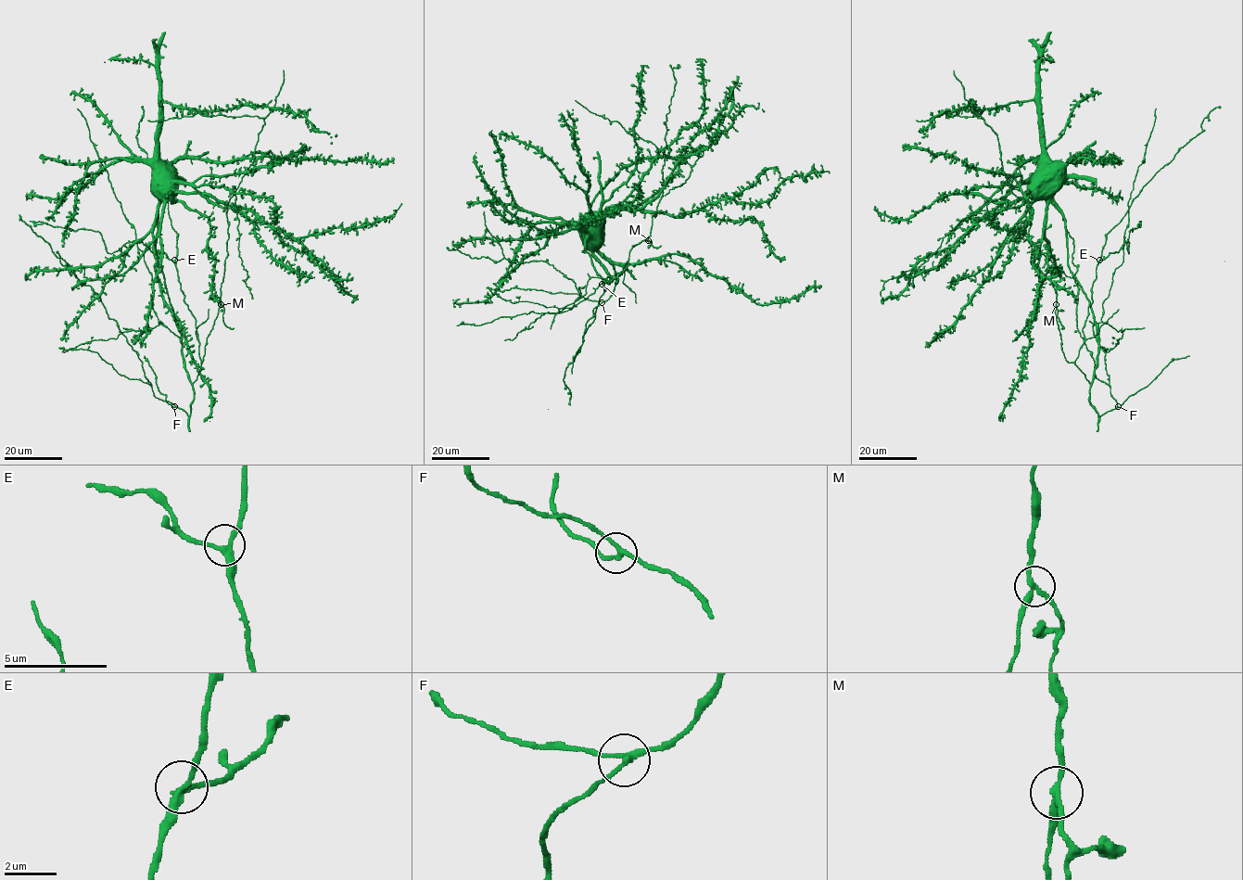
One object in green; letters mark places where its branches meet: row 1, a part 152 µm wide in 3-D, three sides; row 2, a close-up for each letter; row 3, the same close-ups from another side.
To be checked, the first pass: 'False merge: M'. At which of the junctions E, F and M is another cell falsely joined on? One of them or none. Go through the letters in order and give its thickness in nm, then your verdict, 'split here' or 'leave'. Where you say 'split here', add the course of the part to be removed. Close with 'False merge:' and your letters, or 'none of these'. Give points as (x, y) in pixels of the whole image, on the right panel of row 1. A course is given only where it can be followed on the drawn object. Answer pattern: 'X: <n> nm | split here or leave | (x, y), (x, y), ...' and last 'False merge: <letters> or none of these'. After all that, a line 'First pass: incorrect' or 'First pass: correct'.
E: 260 nm | leave
F: 200 nm | leave
M: 240 nm | split here | (1056, 304), (1060, 327)
False merge: M
First pass: correct

